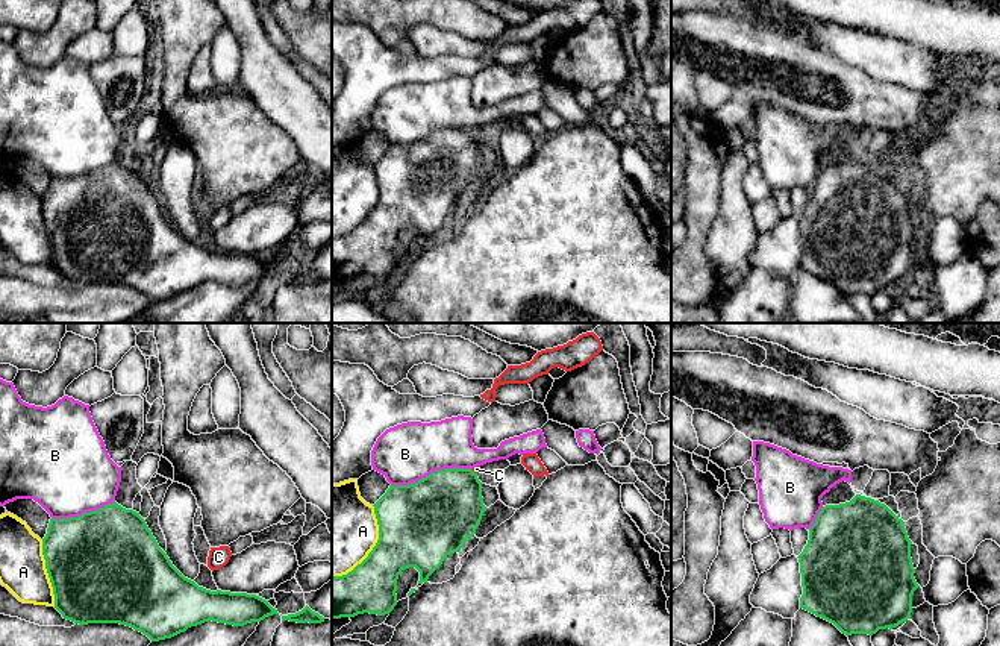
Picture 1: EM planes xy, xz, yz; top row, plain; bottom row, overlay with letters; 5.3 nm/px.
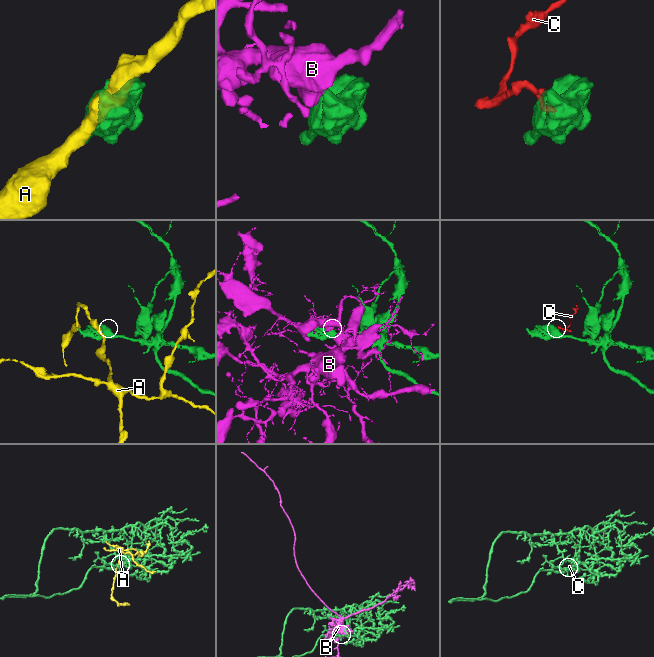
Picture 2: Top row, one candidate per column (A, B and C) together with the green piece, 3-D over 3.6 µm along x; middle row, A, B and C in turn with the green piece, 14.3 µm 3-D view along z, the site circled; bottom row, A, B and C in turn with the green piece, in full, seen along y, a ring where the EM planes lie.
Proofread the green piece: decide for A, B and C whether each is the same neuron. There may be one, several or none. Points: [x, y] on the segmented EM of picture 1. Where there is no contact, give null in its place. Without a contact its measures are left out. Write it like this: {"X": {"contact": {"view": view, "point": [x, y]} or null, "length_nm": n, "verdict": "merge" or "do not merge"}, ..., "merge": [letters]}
{"A": {"contact": {"view": "xz", "point": [373, 548]}, "length_nm": 440, "verdict": "do not merge"}, "B": {"contact": {"view": "xz", "point": [432, 472]}, "length_nm": 440, "verdict": "do not merge"}, "C": {"contact": {"view": "xz", "point": [471, 470]}, "length_nm": 50, "verdict": "do not merge"}, "merge": []}

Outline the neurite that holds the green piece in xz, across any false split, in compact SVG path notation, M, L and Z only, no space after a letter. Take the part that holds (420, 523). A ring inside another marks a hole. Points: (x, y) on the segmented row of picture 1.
M444 469L409 485L389 485L373 505L379 540L352 572L332 578L332 619L370 613L389 614L397 605L397 579L409 567L420 572L418 584L439 569L447 555L458 552L476 534L486 506L482 482L471 469Z

